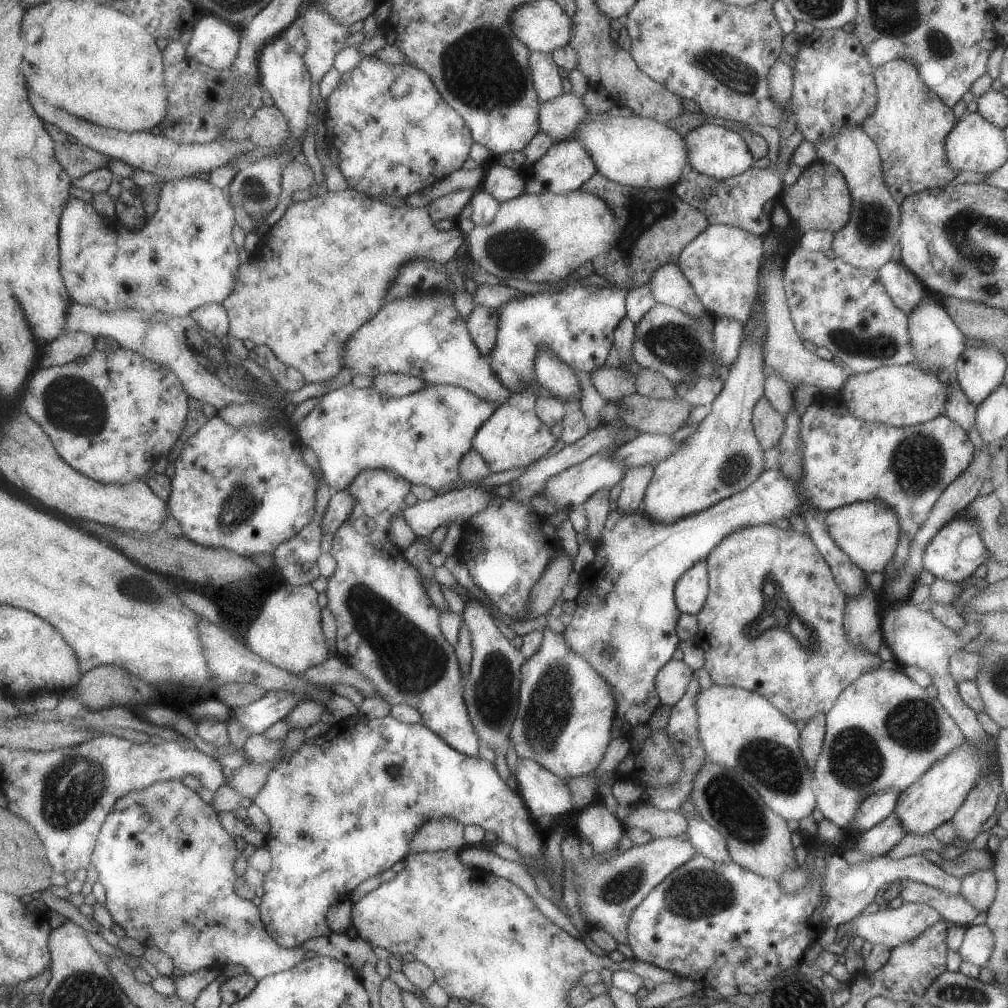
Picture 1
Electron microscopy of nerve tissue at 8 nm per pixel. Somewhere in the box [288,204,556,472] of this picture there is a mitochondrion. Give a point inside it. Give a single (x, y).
(520, 250)

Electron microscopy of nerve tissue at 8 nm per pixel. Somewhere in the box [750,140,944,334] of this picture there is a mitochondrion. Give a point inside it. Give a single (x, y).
(873, 221)

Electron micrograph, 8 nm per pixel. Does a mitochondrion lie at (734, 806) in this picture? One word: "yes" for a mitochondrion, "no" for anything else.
yes

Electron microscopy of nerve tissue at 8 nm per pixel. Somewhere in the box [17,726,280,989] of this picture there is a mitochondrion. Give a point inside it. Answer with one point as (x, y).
(74, 786)

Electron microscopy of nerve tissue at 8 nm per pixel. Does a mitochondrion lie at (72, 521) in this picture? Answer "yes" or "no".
no

